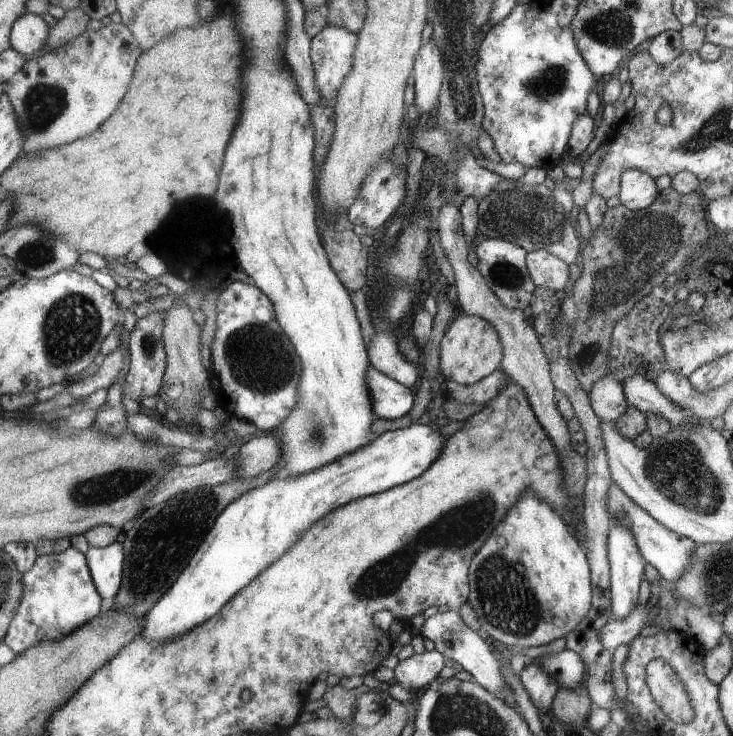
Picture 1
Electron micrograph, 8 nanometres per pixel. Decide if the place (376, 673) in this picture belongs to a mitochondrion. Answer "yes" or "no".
no

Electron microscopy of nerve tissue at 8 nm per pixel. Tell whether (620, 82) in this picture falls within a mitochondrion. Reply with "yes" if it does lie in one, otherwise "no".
no

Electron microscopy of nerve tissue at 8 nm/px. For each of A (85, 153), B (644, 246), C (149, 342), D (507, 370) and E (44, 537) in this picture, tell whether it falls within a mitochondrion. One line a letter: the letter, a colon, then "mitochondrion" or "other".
A: other
B: mitochondrion
C: mitochondrion
D: other
E: other

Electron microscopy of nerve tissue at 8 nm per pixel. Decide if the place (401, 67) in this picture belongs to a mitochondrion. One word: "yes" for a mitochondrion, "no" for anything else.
no

